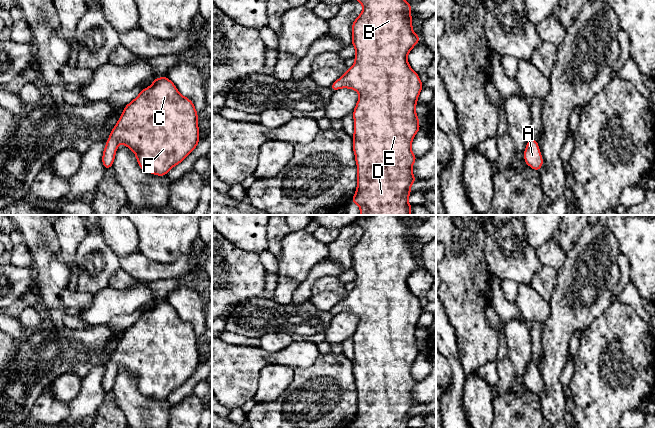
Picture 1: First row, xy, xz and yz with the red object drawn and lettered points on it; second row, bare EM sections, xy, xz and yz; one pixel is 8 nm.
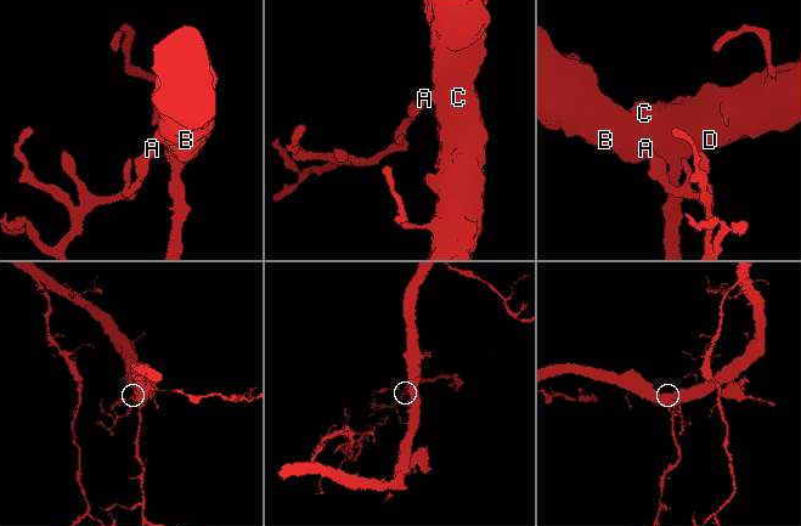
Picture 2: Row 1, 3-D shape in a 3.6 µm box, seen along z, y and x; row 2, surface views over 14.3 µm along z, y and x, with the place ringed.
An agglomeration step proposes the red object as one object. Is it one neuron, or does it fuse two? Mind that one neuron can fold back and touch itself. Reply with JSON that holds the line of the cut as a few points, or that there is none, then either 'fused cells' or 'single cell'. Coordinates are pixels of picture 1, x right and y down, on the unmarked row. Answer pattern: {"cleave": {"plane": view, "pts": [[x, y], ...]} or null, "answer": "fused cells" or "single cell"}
{"cleave": null, "answer": "single cell"}

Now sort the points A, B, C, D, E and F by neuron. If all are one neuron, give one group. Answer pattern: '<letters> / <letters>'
A B C D E F

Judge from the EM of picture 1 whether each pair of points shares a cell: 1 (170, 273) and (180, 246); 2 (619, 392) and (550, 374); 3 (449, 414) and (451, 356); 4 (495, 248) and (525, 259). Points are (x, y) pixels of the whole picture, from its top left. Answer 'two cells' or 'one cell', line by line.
1: two cells
2: two cells
3: one cell
4: one cell

